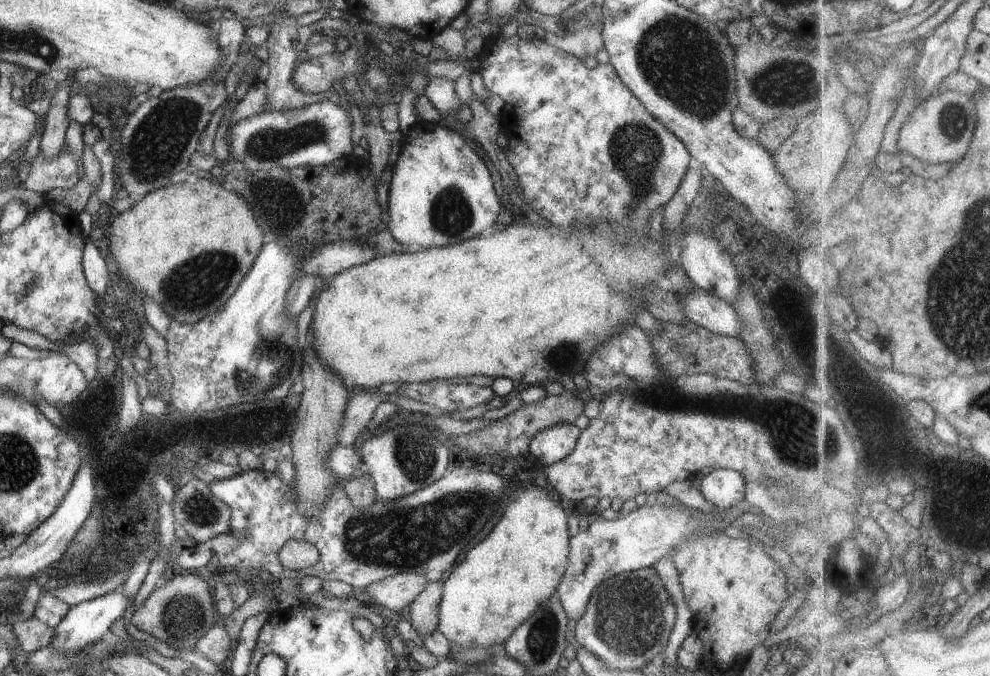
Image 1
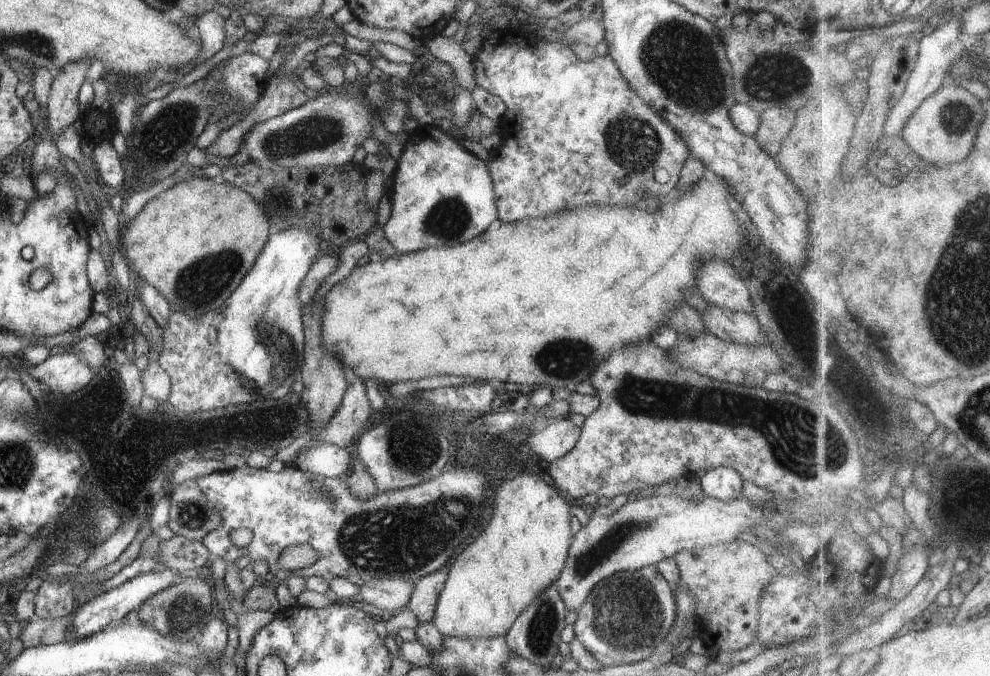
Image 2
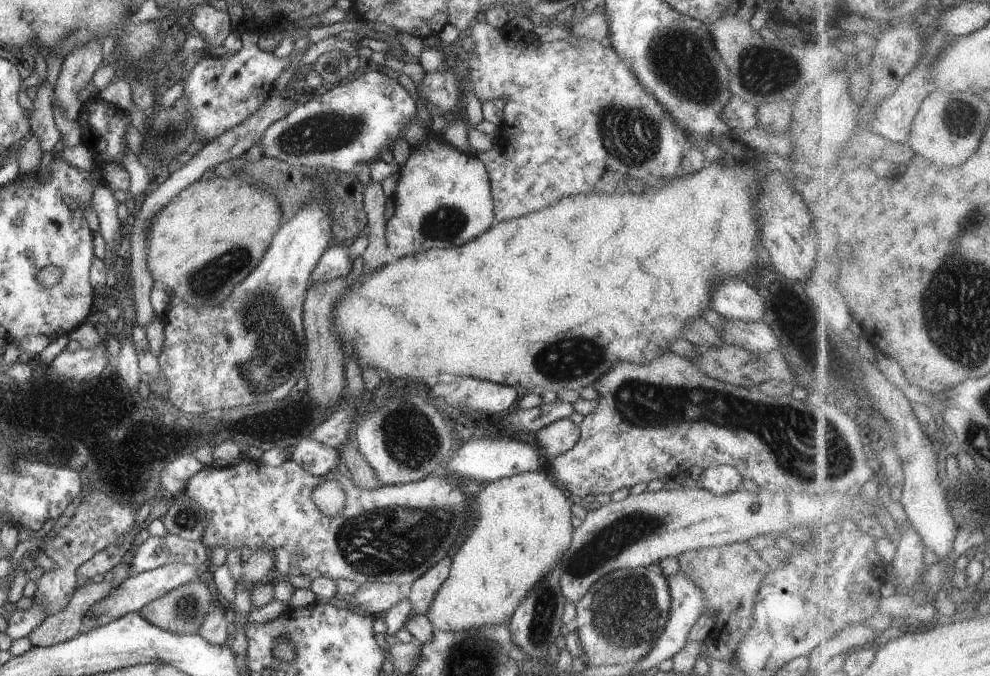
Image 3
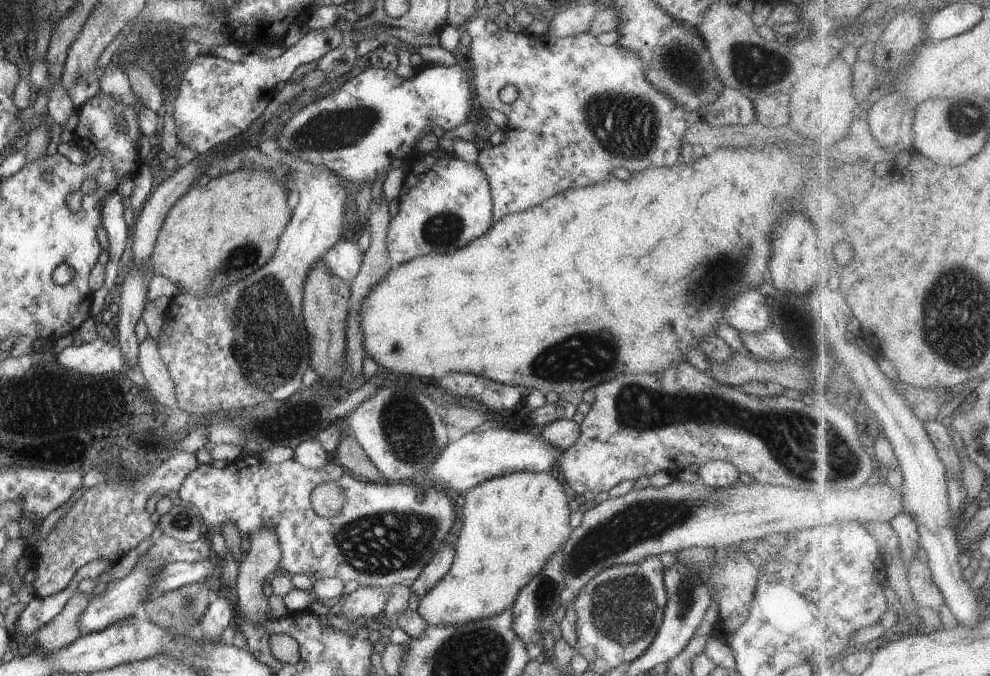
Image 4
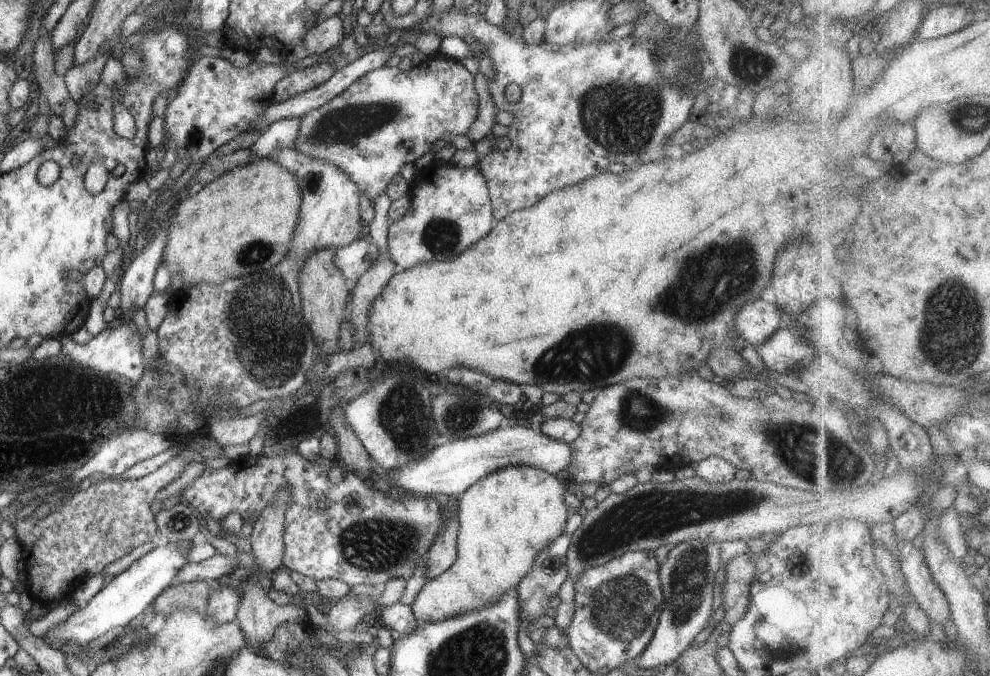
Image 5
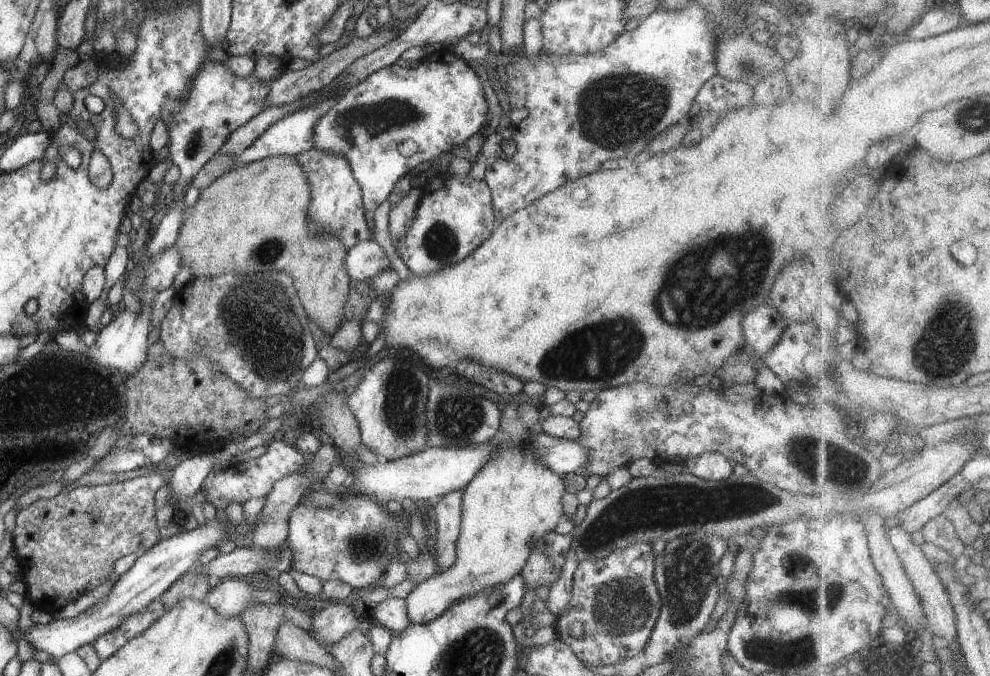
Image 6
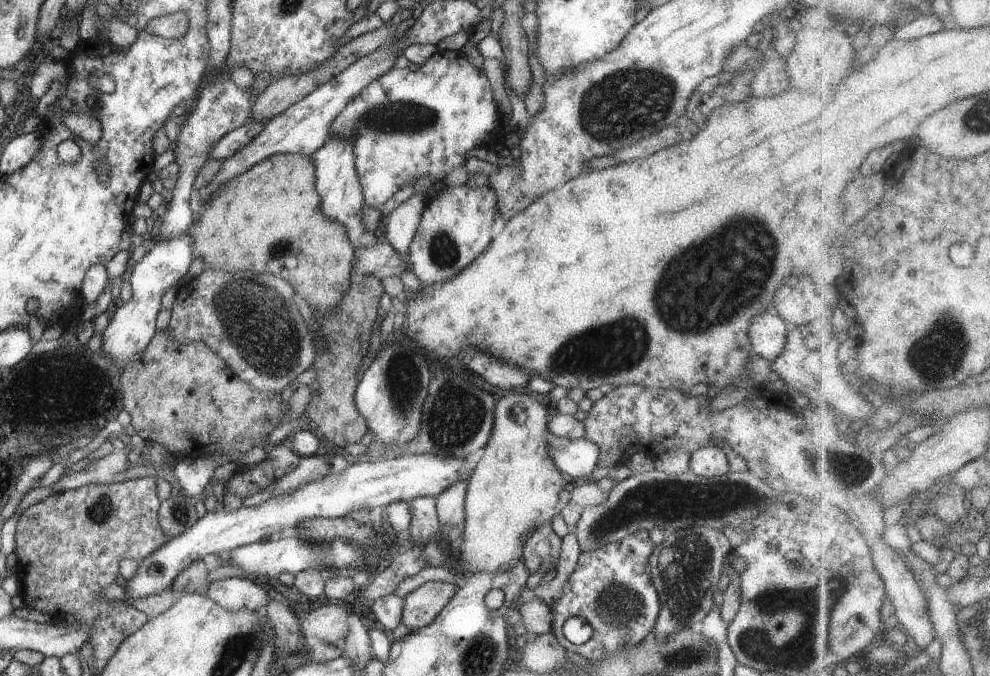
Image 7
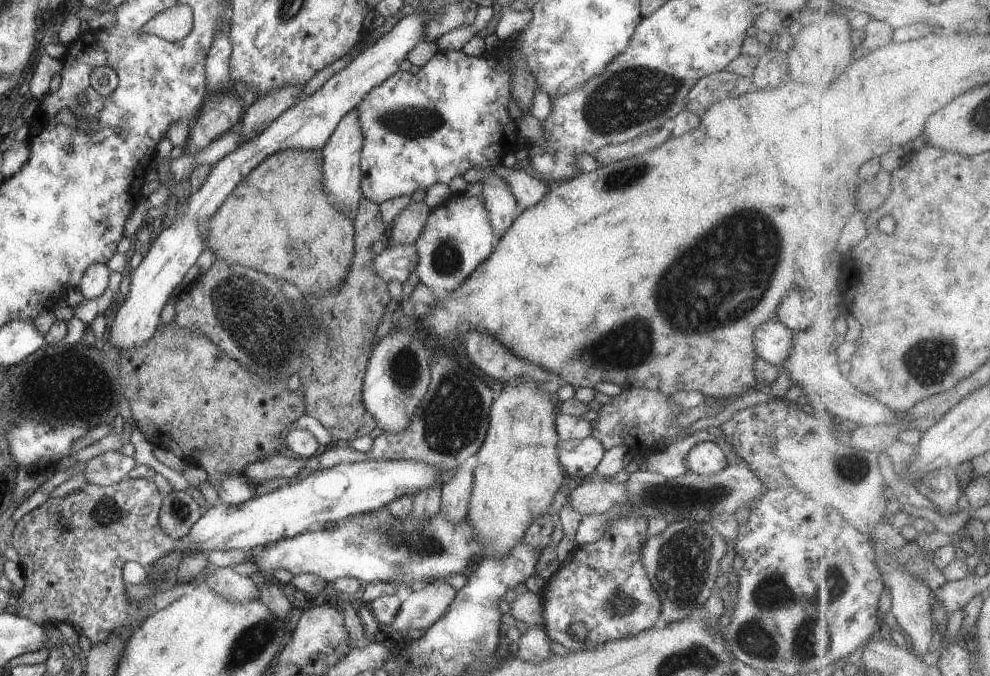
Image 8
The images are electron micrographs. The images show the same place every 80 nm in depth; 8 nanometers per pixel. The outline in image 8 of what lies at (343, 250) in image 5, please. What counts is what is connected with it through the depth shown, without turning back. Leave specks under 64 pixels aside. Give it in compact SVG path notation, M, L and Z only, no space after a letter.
M389 243L382 252L374 252L372 266L375 273L385 280L406 282L417 268L418 253L414 245Z

